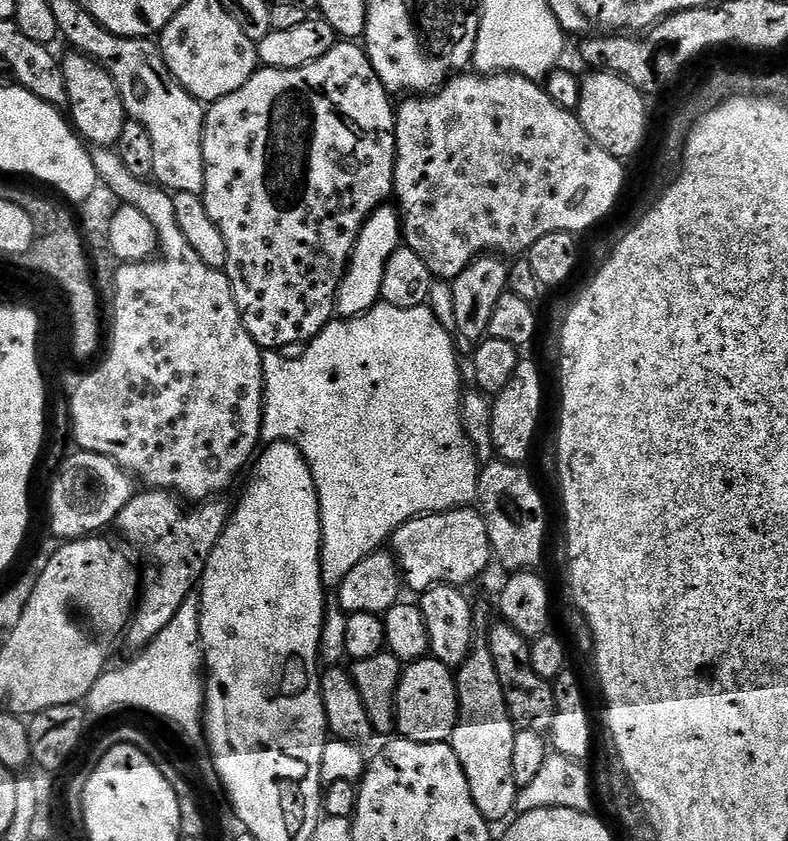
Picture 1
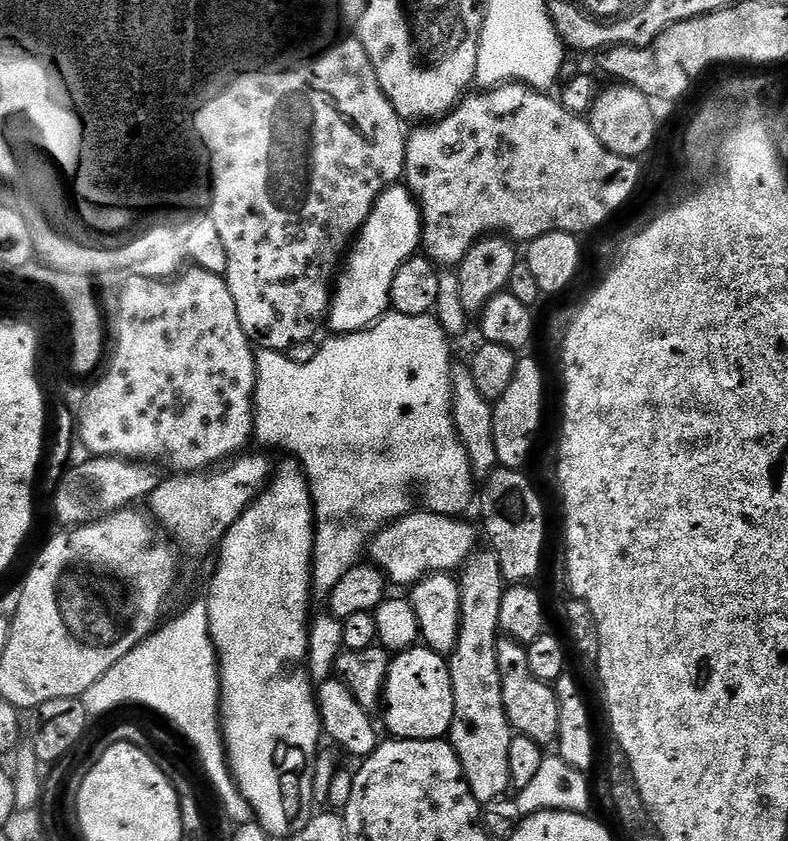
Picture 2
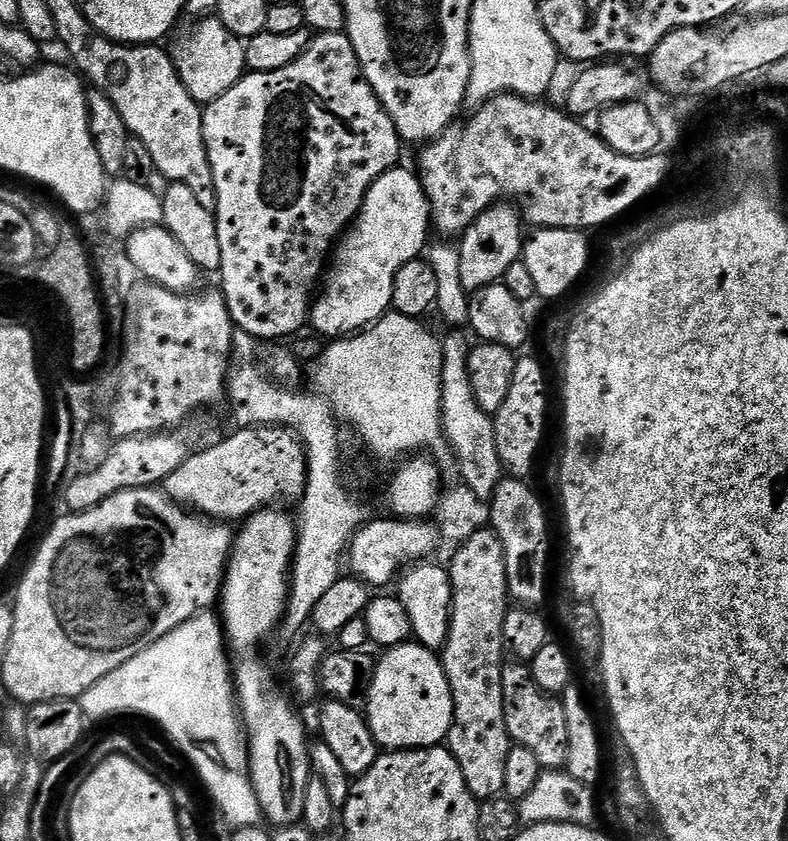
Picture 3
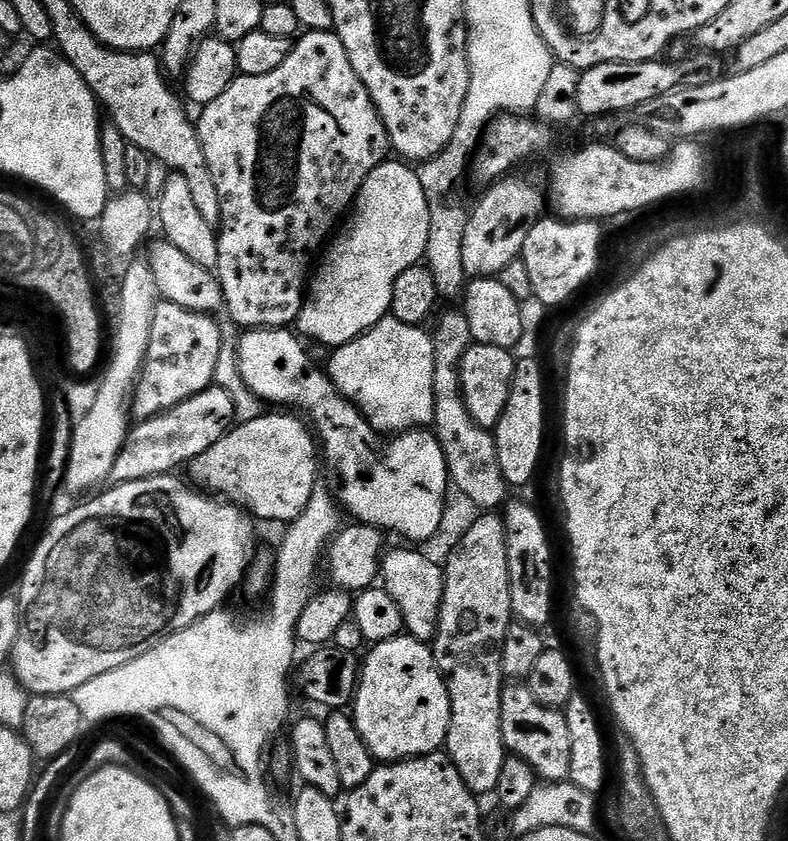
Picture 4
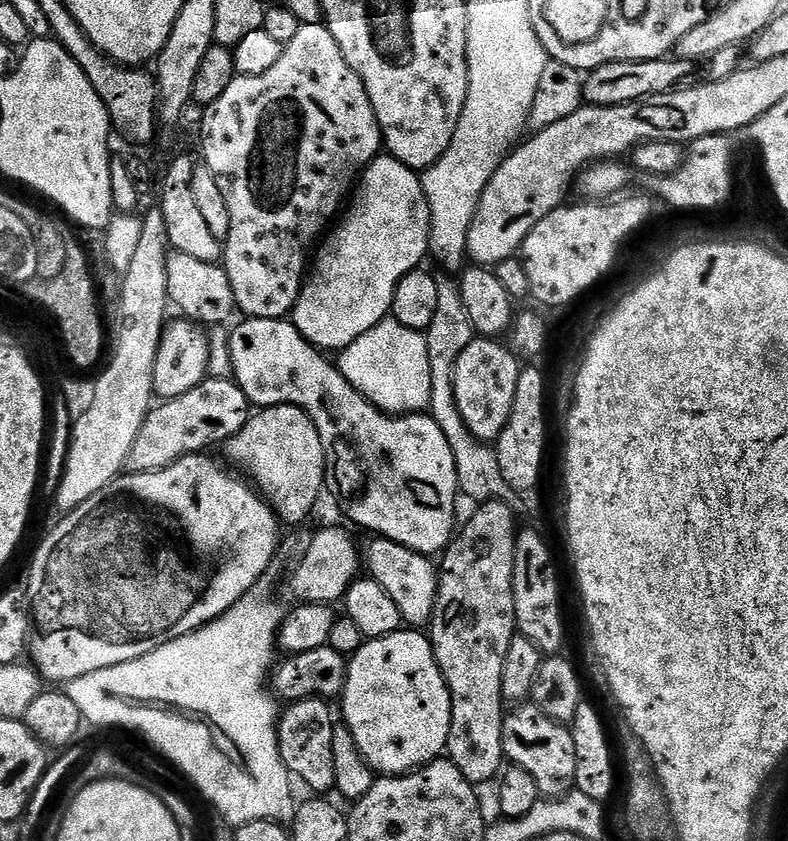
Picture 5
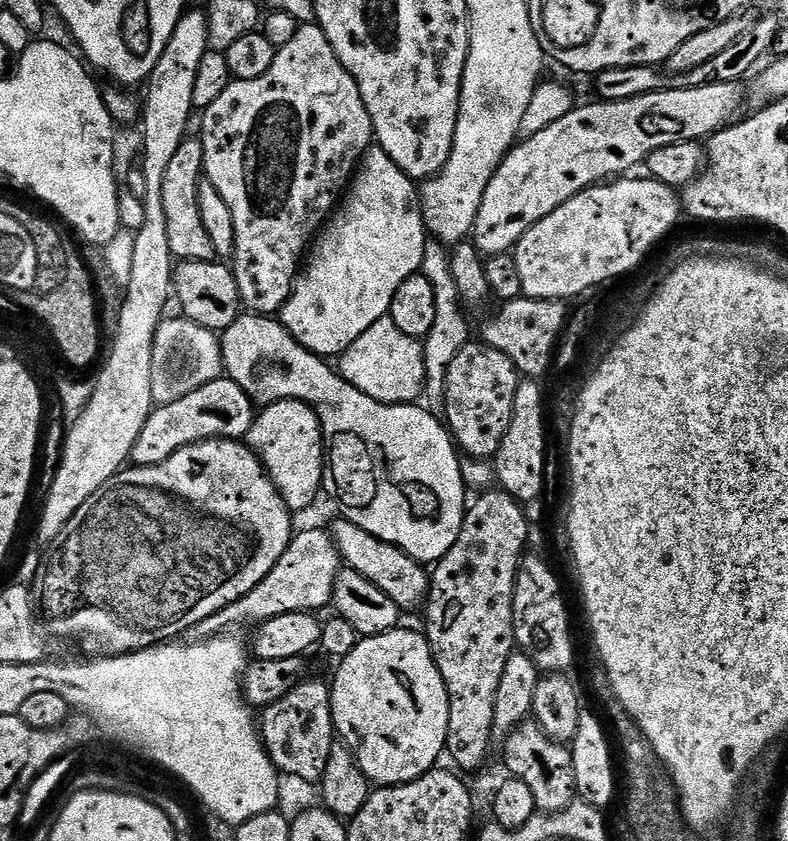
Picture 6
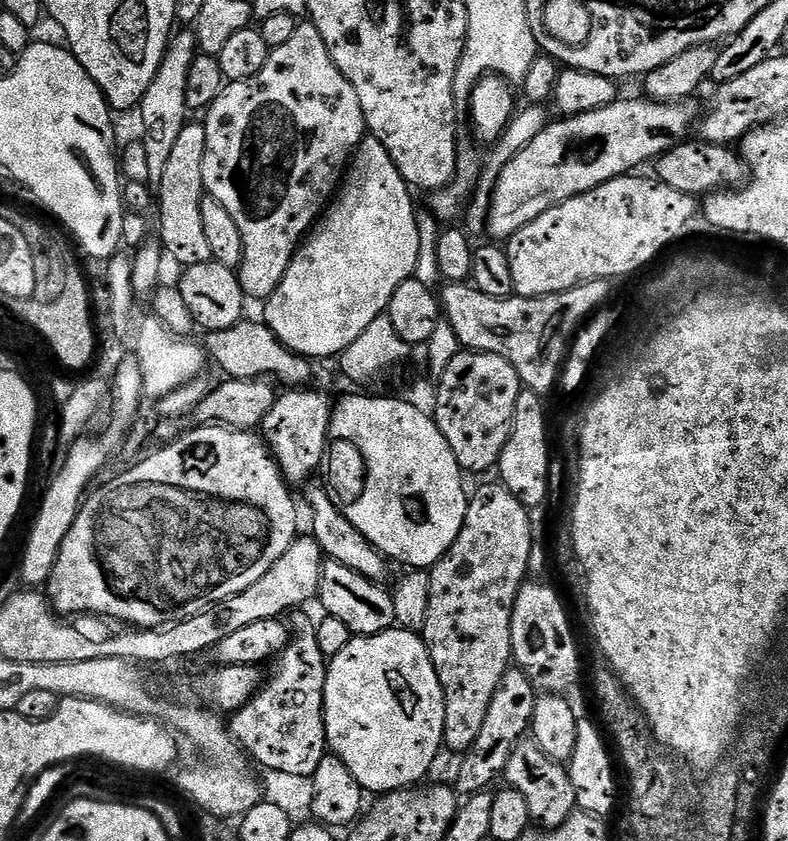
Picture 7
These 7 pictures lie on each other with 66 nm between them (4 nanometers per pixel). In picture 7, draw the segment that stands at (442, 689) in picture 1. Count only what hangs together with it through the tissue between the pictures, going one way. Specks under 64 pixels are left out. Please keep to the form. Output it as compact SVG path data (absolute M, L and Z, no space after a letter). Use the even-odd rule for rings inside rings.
M399 626L387 628L382 634L373 636L353 635L350 646L341 650L337 656L327 661L328 673L326 674L326 690L324 691L324 721L326 722L326 734L328 735L329 749L347 766L354 774L365 793L383 794L385 792L398 792L401 788L410 788L421 783L420 780L432 768L436 755L442 752L444 743L444 723L446 722L446 702L444 691L438 682L438 674L434 670L434 662L428 653L428 647L424 644L423 635L415 631Z

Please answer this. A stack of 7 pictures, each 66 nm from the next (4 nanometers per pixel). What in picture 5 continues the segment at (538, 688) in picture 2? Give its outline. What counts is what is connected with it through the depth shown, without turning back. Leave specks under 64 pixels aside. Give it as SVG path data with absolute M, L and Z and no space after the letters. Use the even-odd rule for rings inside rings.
M521 702L505 715L502 746L507 763L526 770L538 784L541 797L564 796L575 789L578 754L574 750L571 727L546 718L536 704Z

